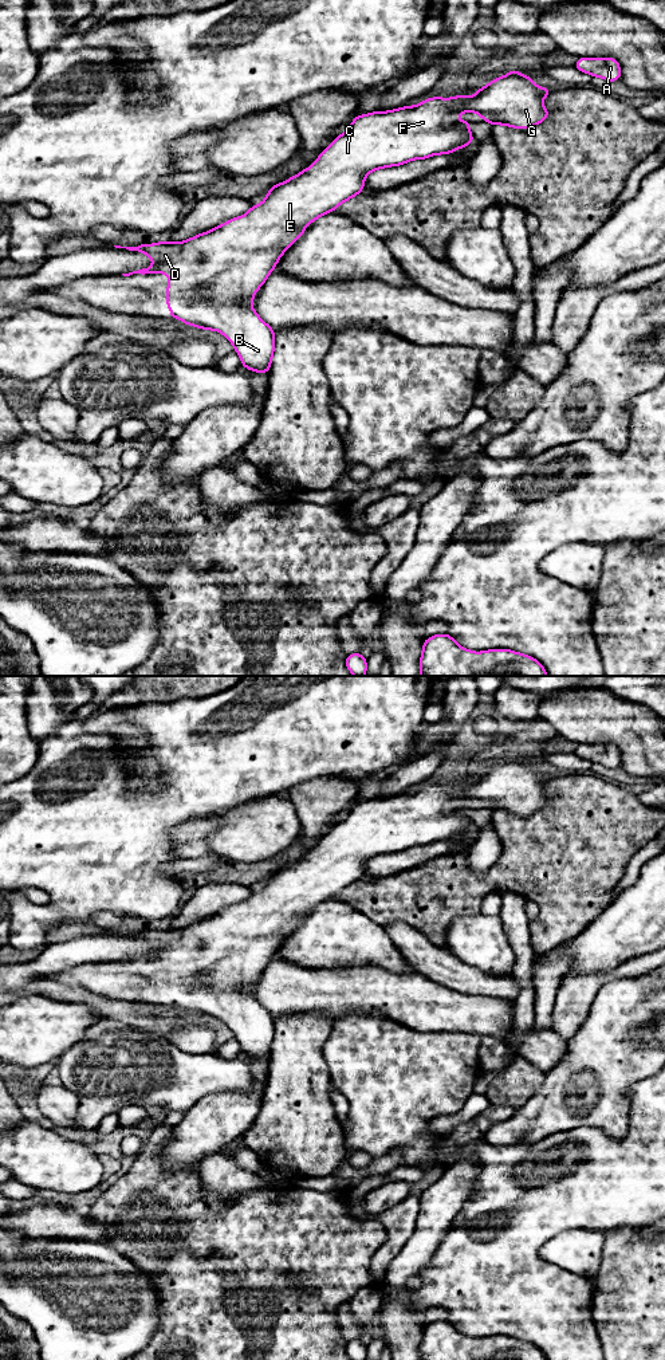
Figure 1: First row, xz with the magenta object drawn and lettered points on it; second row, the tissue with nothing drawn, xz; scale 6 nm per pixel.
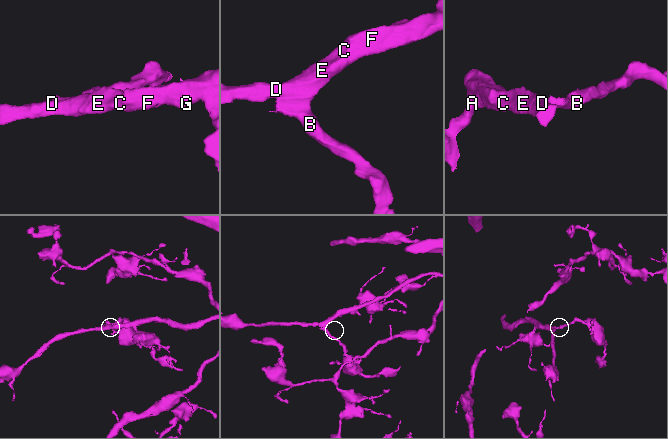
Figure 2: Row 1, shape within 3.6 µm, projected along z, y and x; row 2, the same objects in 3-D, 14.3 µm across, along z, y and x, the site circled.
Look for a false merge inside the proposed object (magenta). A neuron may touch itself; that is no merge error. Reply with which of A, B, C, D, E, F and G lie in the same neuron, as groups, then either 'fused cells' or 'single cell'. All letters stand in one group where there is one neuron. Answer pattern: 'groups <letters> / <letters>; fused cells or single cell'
groups A B C D E F G; single cell

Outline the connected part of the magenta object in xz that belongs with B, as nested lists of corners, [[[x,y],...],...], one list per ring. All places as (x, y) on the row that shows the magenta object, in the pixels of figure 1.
[[[511,68],[507,75],[480,87],[472,97],[434,97],[414,106],[357,115],[350,127],[339,134],[311,166],[269,188],[264,201],[252,205],[245,215],[185,241],[114,245],[146,253],[156,263],[122,275],[158,272],[168,275],[170,280],[166,287],[166,307],[172,310],[168,318],[221,333],[233,345],[243,367],[269,373],[275,351],[275,330],[252,308],[253,296],[275,270],[282,255],[304,233],[307,225],[363,192],[365,178],[373,170],[449,154],[473,144],[471,122],[456,119],[460,113],[477,113],[492,126],[530,129],[548,118],[550,113],[542,99],[551,93],[550,89],[535,84],[531,76]]]

